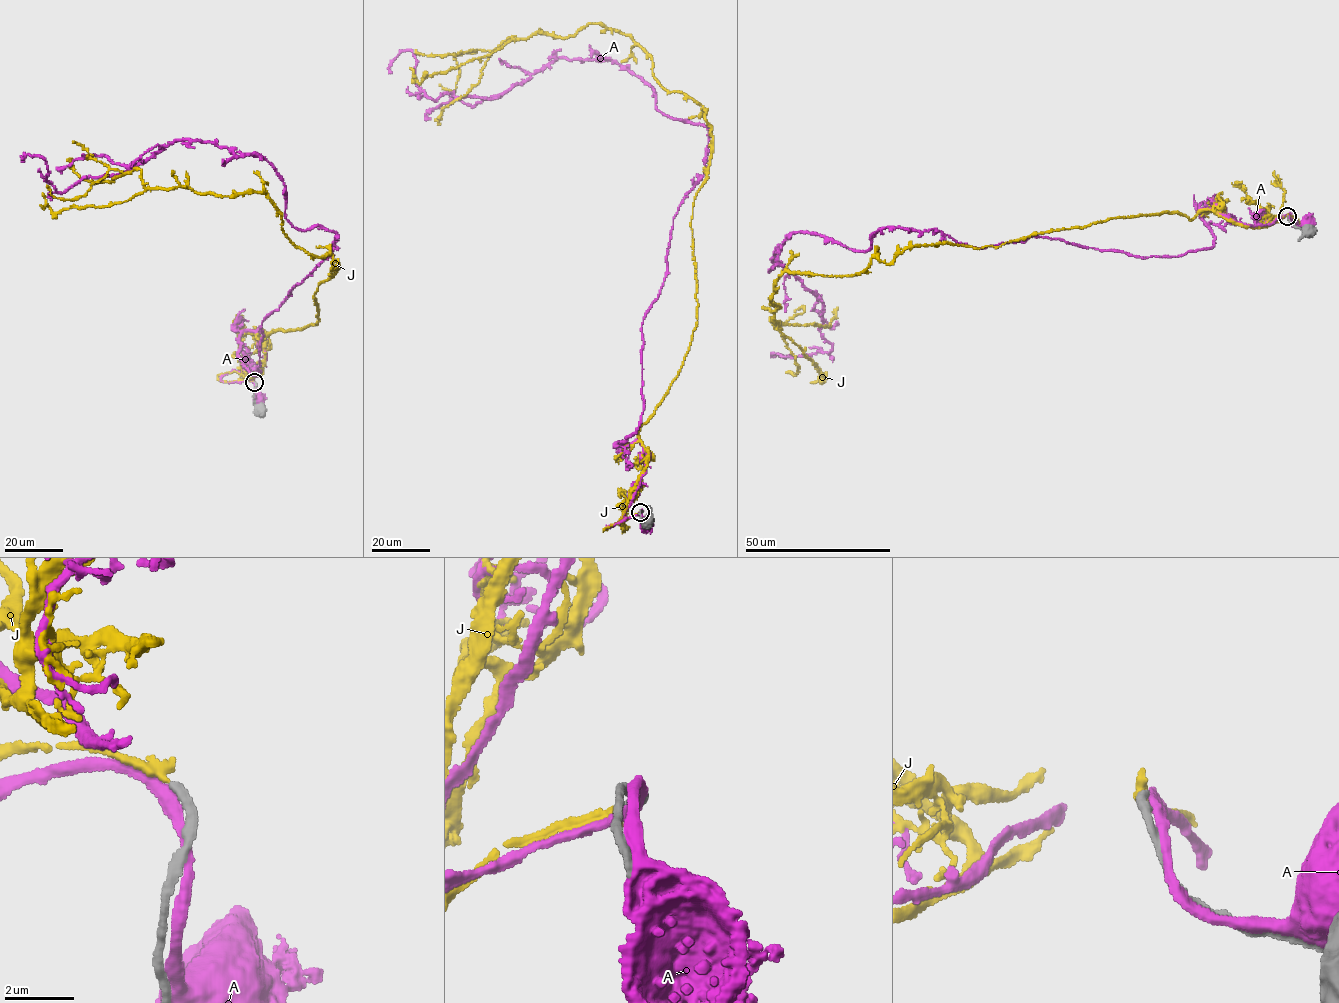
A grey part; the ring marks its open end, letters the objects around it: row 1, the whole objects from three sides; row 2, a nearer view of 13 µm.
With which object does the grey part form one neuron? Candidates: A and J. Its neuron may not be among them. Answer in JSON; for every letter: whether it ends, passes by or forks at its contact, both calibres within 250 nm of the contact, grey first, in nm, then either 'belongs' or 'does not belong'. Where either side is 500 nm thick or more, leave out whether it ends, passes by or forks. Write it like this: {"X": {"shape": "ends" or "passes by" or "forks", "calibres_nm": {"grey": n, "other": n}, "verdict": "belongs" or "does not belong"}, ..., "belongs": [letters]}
{"A": {"shape": "passes by", "calibres_nm": {"grey": 280, "other": 300}, "verdict": "does not belong"}, "J": {"shape": "ends", "calibres_nm": {"grey": 280, "other": 320}, "verdict": "belongs"}, "belongs": ["J"]}

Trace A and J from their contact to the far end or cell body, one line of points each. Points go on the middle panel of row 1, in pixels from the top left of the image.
A: (640, 513), (642, 510), (642, 522), (646, 524)
J: (640, 512), (603, 530), (696, 322), (704, 109), (586, 23), (508, 38), (437, 124)

